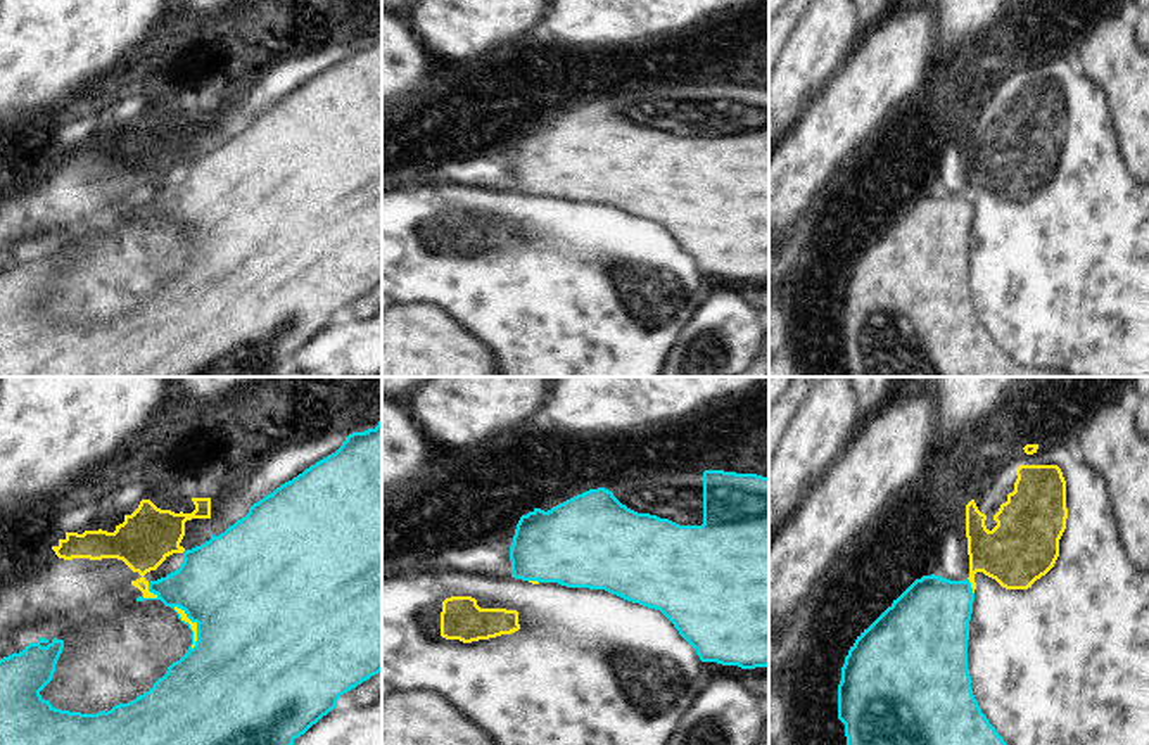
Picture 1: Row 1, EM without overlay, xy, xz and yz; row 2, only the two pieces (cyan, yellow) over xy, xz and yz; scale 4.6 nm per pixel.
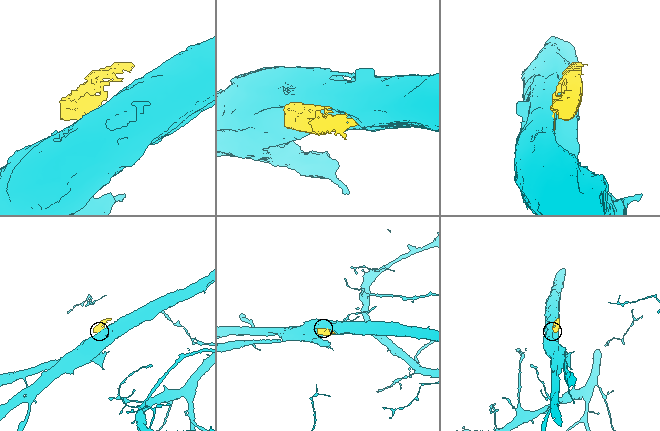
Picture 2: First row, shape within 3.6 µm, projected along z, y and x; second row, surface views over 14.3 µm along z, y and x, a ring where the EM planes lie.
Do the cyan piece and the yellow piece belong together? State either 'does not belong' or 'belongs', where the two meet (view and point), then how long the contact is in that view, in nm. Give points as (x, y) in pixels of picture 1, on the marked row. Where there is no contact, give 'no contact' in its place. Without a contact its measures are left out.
does not belong | xy (190, 628) | 220 nm

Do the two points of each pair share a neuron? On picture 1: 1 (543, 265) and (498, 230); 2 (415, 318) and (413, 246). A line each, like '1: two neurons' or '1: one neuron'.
1: one neuron
2: two neurons

